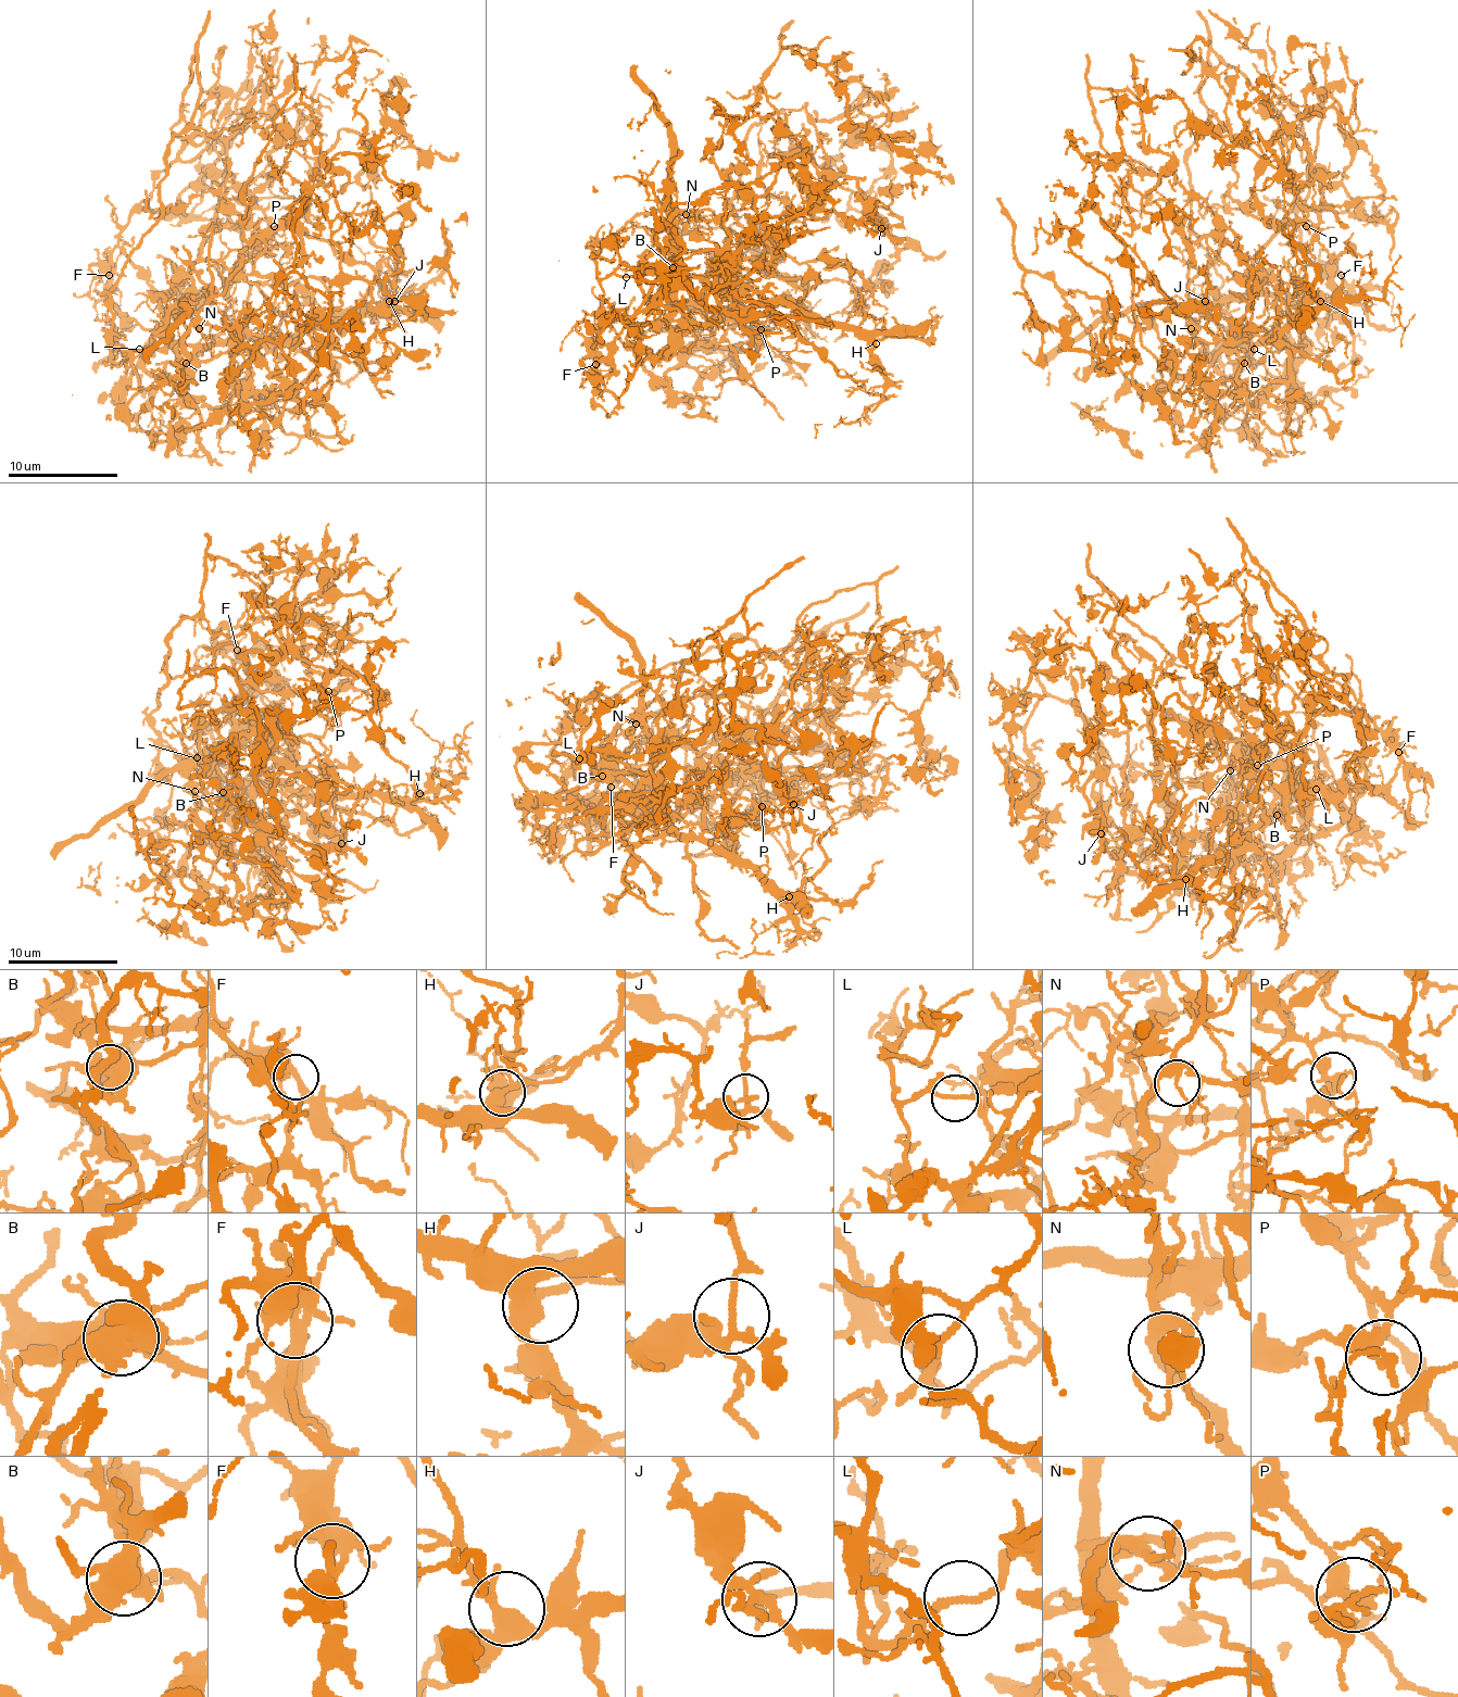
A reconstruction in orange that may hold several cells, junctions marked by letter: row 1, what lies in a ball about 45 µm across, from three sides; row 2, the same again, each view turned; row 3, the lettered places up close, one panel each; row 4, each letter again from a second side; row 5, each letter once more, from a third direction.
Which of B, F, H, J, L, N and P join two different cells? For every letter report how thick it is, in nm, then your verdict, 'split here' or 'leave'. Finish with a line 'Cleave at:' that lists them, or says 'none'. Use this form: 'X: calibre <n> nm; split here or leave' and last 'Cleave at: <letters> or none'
B: calibre 600 nm; split here
F: calibre 320 nm; split here
H: calibre 380 nm; leave
J: calibre 200 nm; leave
L: calibre 180 nm; split here
N: calibre 260 nm; leave
P: calibre 220 nm; split here
Cleave at: B, F, L, P

